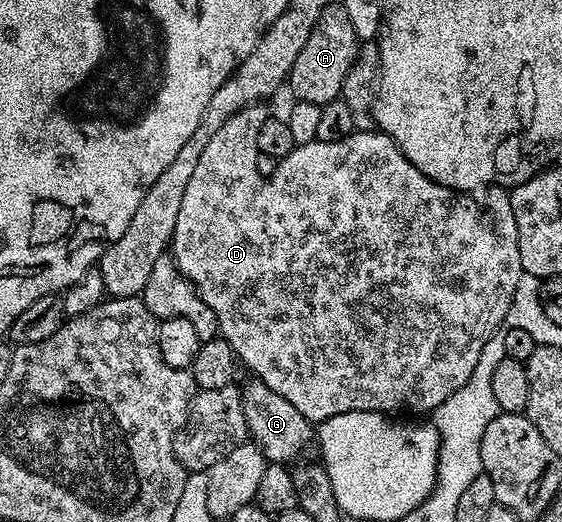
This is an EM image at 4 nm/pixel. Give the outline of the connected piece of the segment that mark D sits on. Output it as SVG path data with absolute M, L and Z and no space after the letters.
M251 104L243 106L238 112L234 112L234 116L230 116L230 120L226 120L226 124L222 124L222 128L218 128L218 132L214 132L214 136L210 136L210 144L206 144L206 148L202 148L202 156L198 156L198 165L190 176L190 184L186 184L185 194L182 195L182 208L178 208L178 224L174 224L174 232L170 243L170 252L176 259L180 270L196 285L196 291L202 296L202 300L206 304L210 304L210 308L214 308L214 316L220 325L219 333L234 348L237 359L243 365L245 362L252 369L251 373L255 377L263 380L270 388L274 388L274 392L278 392L278 396L282 396L282 400L290 400L290 404L294 404L294 408L298 408L298 412L302 412L302 416L306 416L309 422L319 424L326 421L330 416L338 416L342 412L362 412L363 410L378 410L381 412L413 410L416 414L422 413L423 410L435 412L449 396L454 392L458 392L458 388L462 388L462 384L466 384L466 380L470 380L470 376L478 364L478 356L482 356L482 348L486 348L486 340L490 340L490 336L497 333L505 325L508 309L514 296L514 288L518 288L518 280L520 275L524 273L522 260L518 252L518 224L514 220L511 193L504 188L489 189L485 193L489 194L484 198L484 207L480 207L472 199L475 197L459 190L446 188L442 184L430 180L422 172L418 172L418 168L414 168L414 164L410 164L410 160L406 160L406 156L400 151L398 144L394 144L394 140L390 135L376 130L353 132L353 134L346 136L342 140L301 142L286 157L277 161L276 170L272 175L264 177L260 174L257 162L258 151L256 149L258 128L262 128L264 118L256 109L257 107Z

